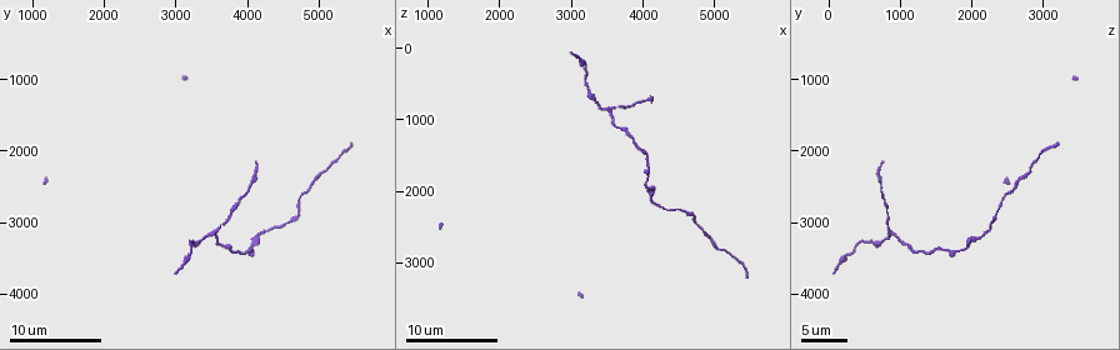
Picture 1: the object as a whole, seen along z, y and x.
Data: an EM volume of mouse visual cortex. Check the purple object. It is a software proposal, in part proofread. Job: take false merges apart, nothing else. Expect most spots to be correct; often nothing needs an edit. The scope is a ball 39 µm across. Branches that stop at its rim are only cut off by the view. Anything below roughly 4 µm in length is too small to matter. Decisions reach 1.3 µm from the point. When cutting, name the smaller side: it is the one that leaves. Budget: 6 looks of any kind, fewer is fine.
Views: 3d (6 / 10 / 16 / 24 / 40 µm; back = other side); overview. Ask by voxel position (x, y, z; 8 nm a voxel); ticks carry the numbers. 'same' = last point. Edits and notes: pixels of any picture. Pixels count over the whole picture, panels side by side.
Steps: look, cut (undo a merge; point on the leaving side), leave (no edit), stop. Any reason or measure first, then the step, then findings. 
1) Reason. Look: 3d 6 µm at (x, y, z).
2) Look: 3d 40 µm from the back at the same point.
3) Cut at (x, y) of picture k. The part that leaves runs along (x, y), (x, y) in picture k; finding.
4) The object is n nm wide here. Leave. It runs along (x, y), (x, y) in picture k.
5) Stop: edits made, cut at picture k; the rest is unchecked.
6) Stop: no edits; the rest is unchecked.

Look: 3d 16 µm at (3500, 3100, 850).

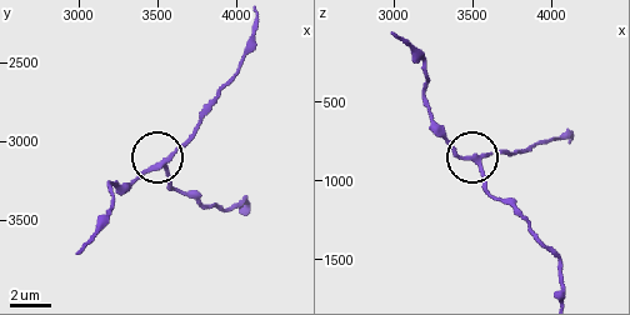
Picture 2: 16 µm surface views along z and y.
The object is 210 nm wide here. Leave. One neuron here.

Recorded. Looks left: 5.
Sudden change in width. Look: 3d 10 µm at (4150, 3200, 2100).

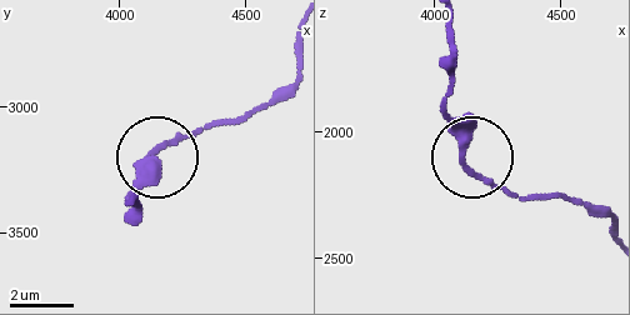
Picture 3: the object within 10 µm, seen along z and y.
Leave. It runs along (454, 75), (446, 113), (465, 160), (515, 198) in picture 3; all the same neuron.

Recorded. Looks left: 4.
Look: 3d 16 µm at (5000, 2300, 2800).

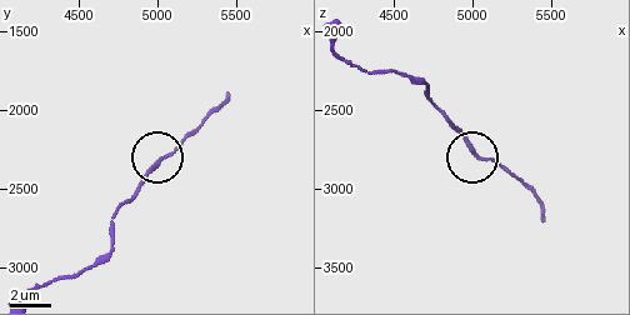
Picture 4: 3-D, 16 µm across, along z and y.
Look: 3d 6 µm at (5000, 2320, 2780).

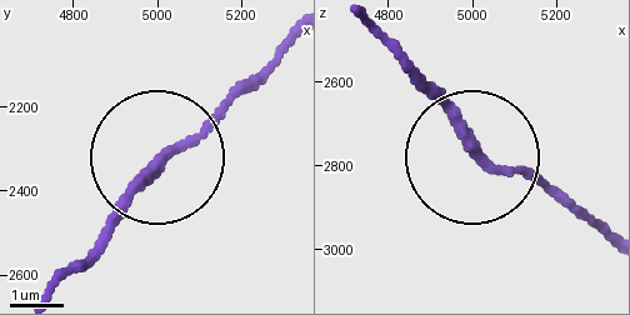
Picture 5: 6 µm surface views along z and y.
Leave. It runs along (368, 25), (448, 106), (475, 155), (541, 178), (591, 223) in picture 5; continuous, no second neuron.

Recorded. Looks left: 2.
Stop: no edits; the rest is unchecked.

